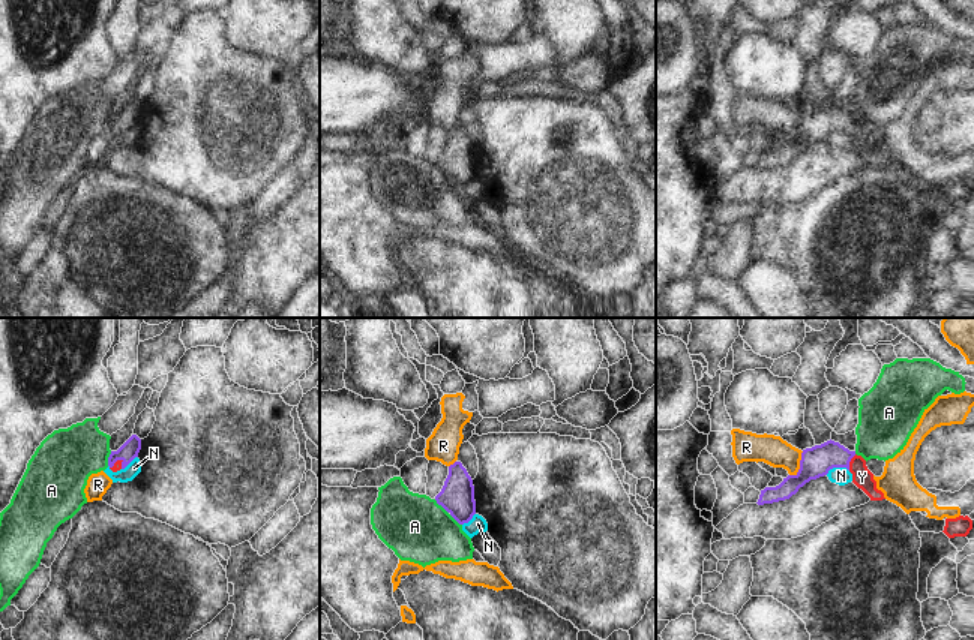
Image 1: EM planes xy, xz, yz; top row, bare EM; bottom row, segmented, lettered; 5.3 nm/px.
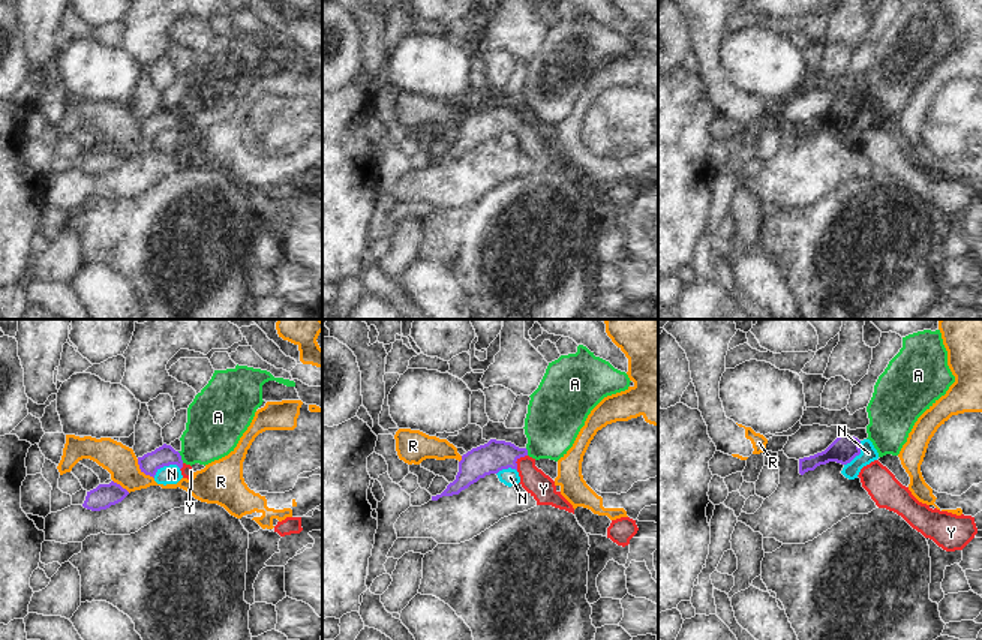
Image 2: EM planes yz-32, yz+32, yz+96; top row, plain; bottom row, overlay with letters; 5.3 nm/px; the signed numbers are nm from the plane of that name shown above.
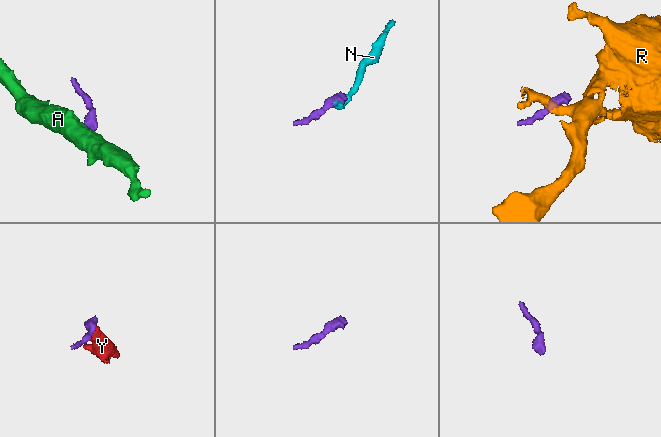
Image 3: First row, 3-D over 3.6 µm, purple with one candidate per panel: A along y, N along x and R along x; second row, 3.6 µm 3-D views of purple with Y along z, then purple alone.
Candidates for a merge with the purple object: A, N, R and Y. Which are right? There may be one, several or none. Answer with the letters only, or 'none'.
Y

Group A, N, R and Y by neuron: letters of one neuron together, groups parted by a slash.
A / N / R / Y

